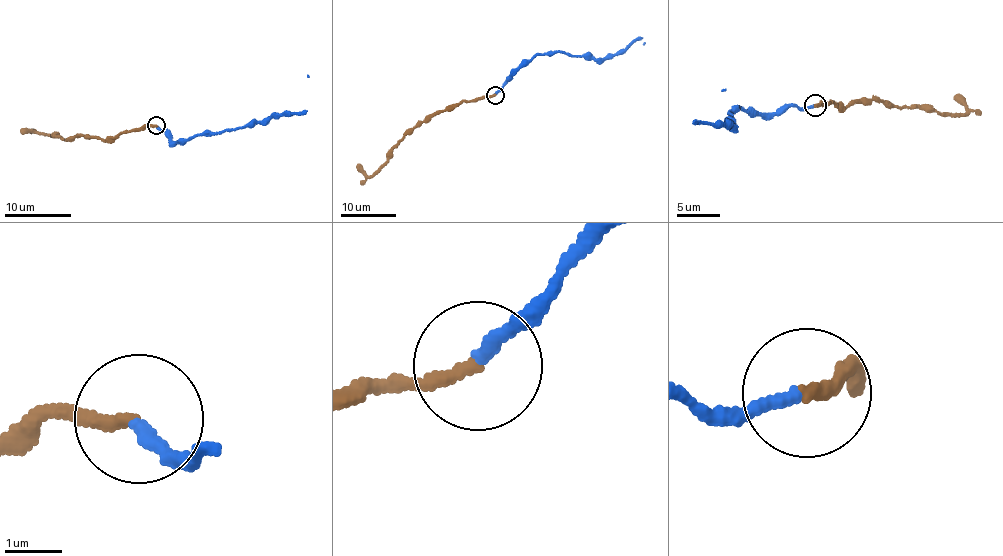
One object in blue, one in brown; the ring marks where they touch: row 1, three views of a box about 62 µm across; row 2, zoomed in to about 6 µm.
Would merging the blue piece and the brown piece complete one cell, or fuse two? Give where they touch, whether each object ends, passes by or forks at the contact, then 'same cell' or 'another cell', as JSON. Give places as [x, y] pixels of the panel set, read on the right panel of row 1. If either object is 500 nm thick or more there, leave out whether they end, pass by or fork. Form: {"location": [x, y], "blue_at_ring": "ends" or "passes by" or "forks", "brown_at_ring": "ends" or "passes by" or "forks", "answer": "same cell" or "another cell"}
{"location": [815, 105], "blue_at_ring": "ends", "brown_at_ring": "ends", "answer": "same cell"}

